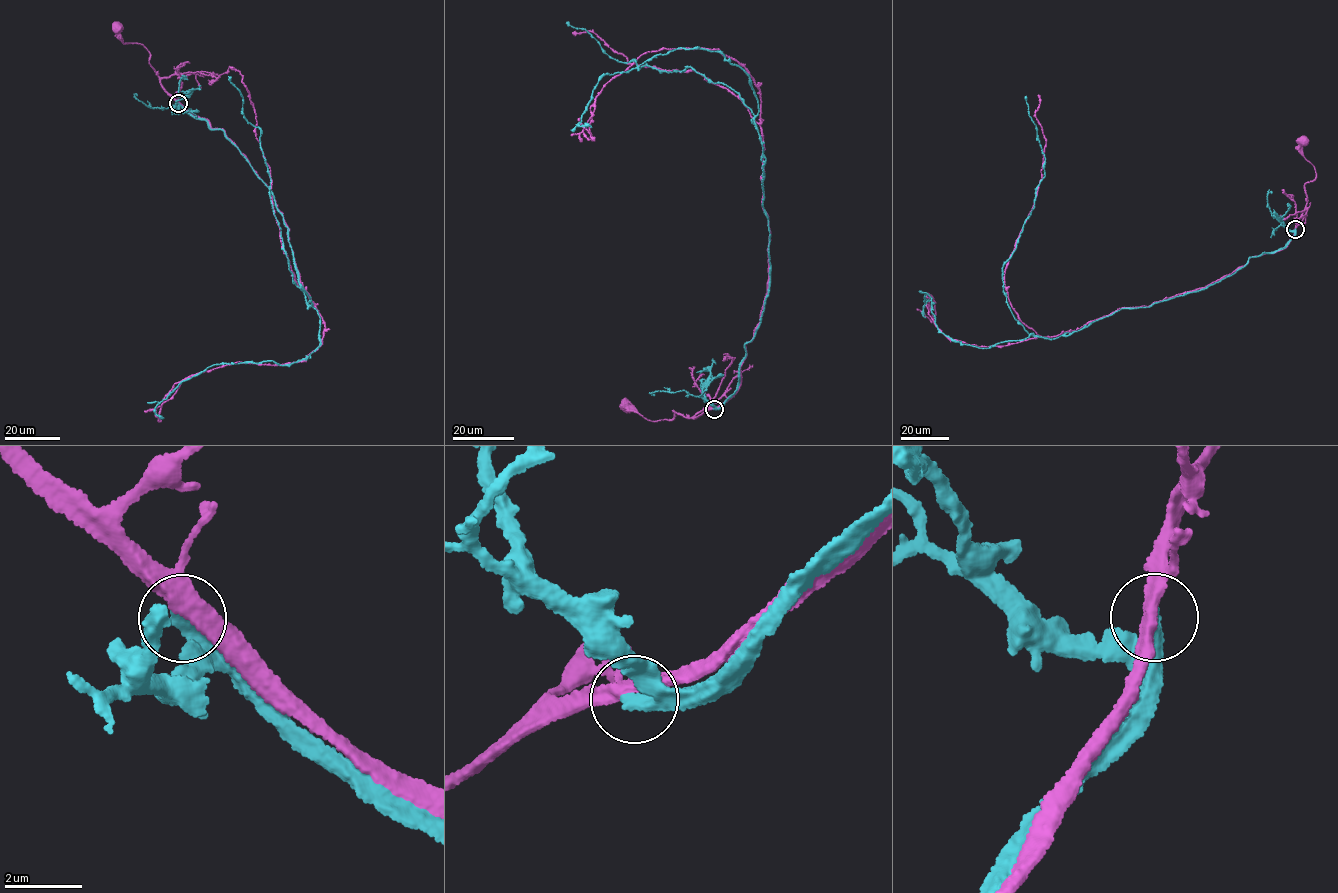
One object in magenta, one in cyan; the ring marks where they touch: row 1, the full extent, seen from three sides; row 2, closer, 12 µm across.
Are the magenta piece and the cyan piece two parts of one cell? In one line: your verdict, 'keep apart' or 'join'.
keep apart

